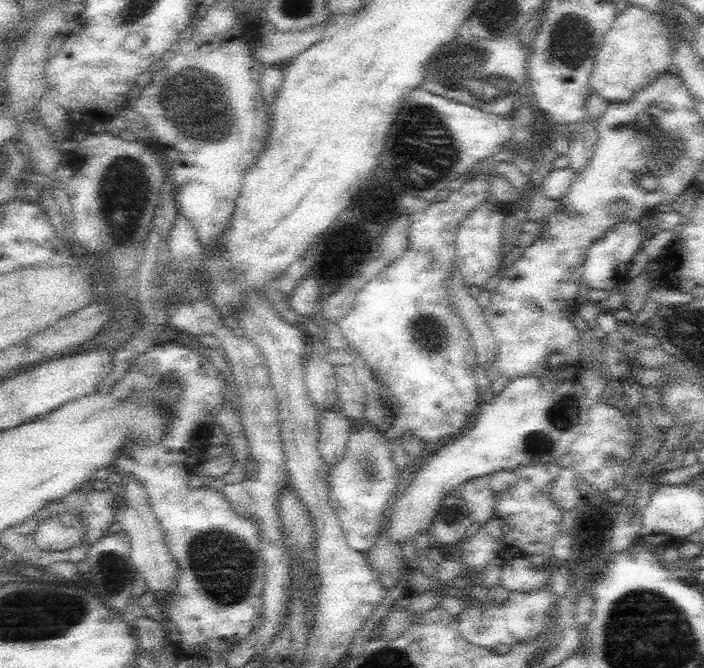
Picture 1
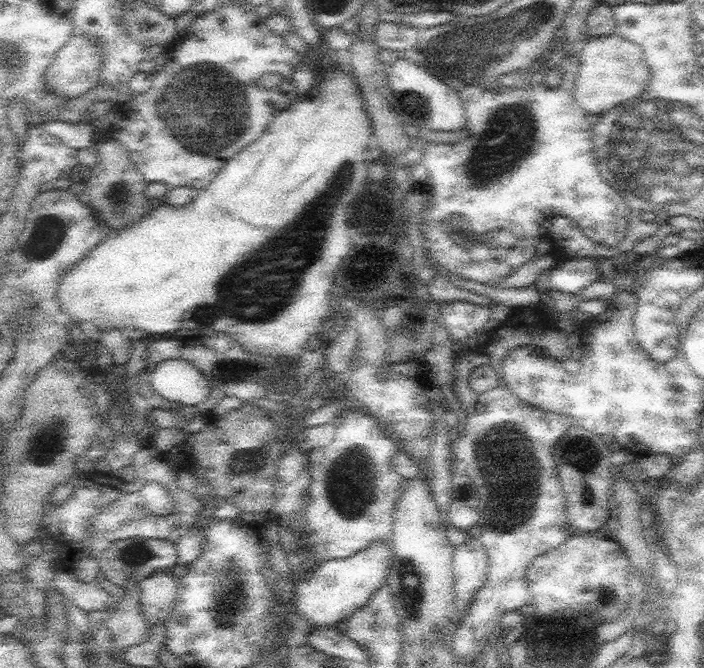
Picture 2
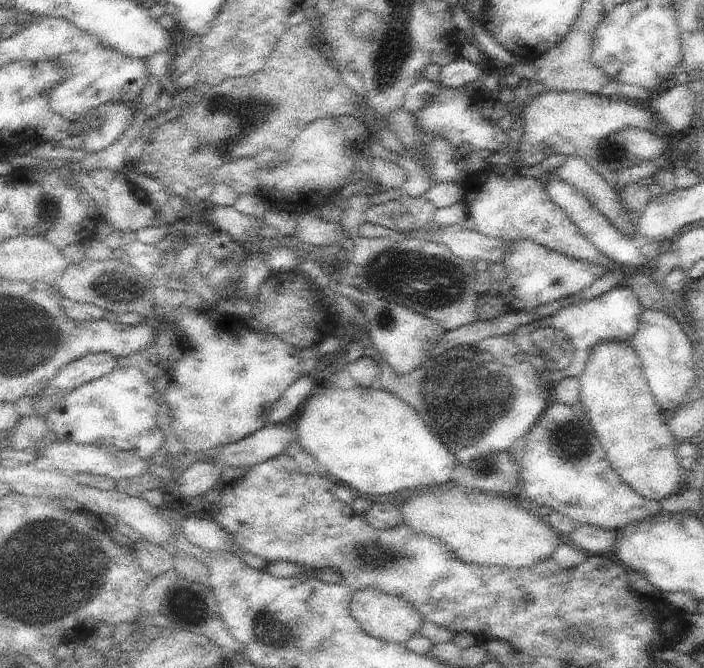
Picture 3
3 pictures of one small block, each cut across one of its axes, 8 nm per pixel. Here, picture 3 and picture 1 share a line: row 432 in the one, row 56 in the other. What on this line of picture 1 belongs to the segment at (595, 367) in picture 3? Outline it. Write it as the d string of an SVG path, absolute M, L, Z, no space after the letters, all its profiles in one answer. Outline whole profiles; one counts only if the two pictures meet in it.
M628 3L628 6L616 17L614 25L608 30L600 49L596 52L594 71L590 76L591 90L609 102L622 102L624 104L634 99L638 92L650 86L660 75L668 72L674 65L672 62L674 42L671 40L673 34L666 26L666 22L667 15L664 13L655 13L646 7Z

